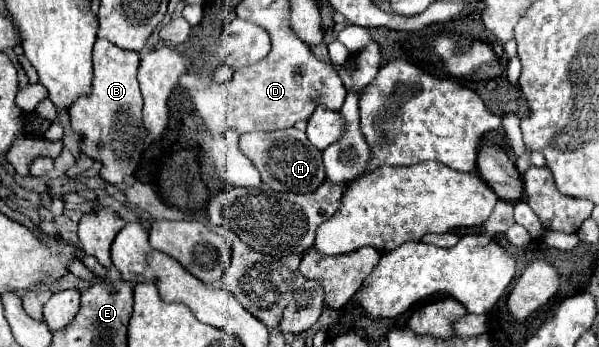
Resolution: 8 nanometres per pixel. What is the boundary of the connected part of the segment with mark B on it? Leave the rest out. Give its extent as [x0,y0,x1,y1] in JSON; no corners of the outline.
[70,39,146,185]

